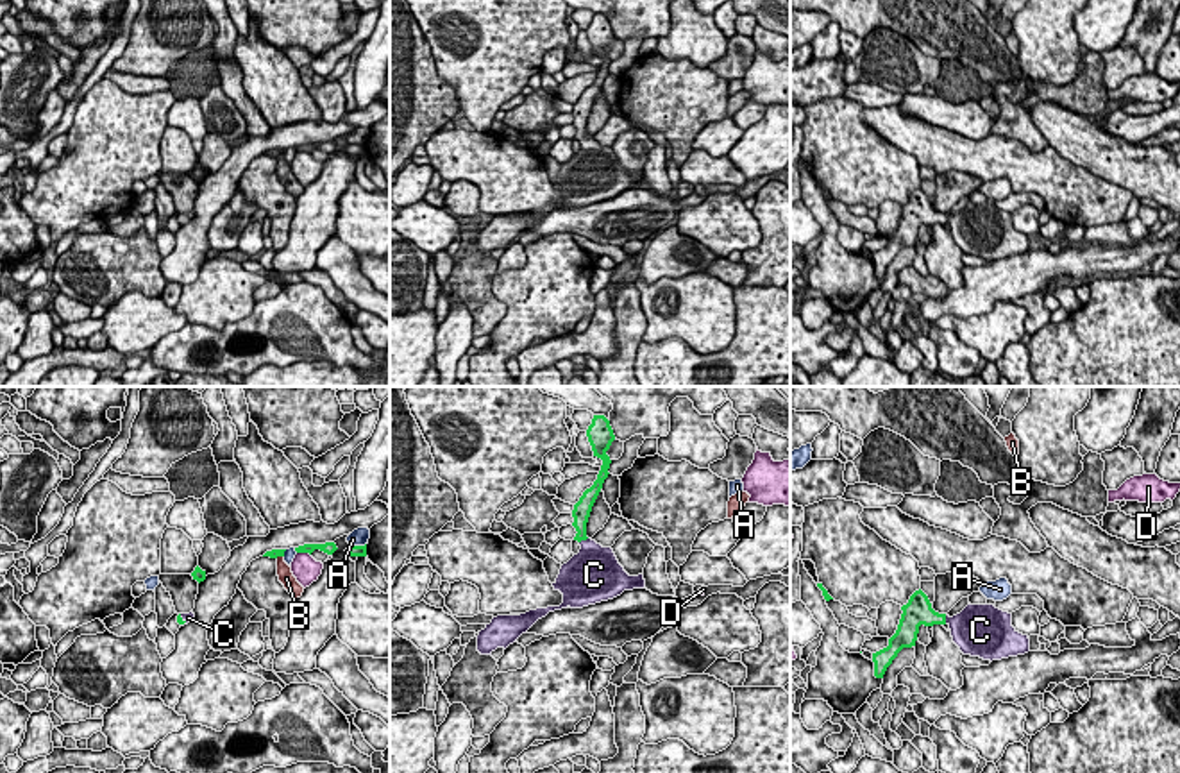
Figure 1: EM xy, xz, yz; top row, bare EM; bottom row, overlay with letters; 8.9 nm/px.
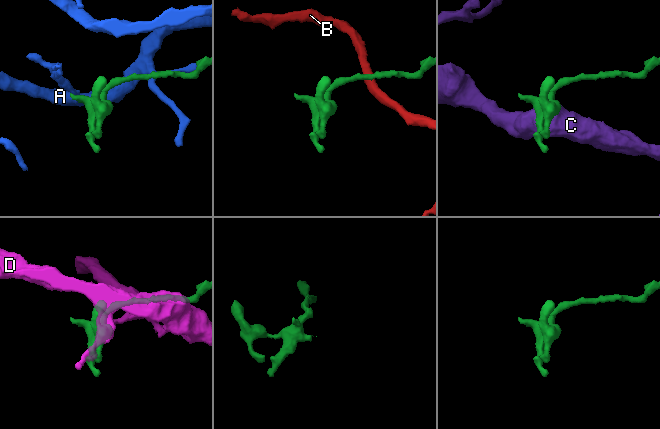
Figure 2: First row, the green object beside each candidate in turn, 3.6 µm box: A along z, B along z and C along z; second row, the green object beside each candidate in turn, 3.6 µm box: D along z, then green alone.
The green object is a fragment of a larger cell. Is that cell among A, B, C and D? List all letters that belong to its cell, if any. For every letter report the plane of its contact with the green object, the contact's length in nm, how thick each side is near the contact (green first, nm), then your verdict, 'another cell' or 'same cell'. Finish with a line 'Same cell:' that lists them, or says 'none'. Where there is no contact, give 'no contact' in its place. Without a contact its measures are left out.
A: xy | 150 nm | 100/160 nm | another cell
B: xy | 80 nm | 90/140 nm | another cell
C: xz | 100 nm | 160/360 nm | same cell
D: xy | 130 nm | 120/240 nm | another cell
Same cell: C

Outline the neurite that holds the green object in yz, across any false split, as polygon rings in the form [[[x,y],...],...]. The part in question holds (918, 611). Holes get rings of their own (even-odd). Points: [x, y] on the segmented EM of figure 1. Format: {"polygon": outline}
{"polygon": [[[919,589],[908,603],[901,607],[903,614],[889,646],[872,653],[874,676],[883,678],[887,667],[903,648],[915,646],[919,626],[948,624],[953,642],[964,655],[983,660],[1001,660],[1030,651],[1028,635],[1012,626],[1012,614],[994,605],[967,605],[960,614],[949,617],[931,608],[928,596]]]}

